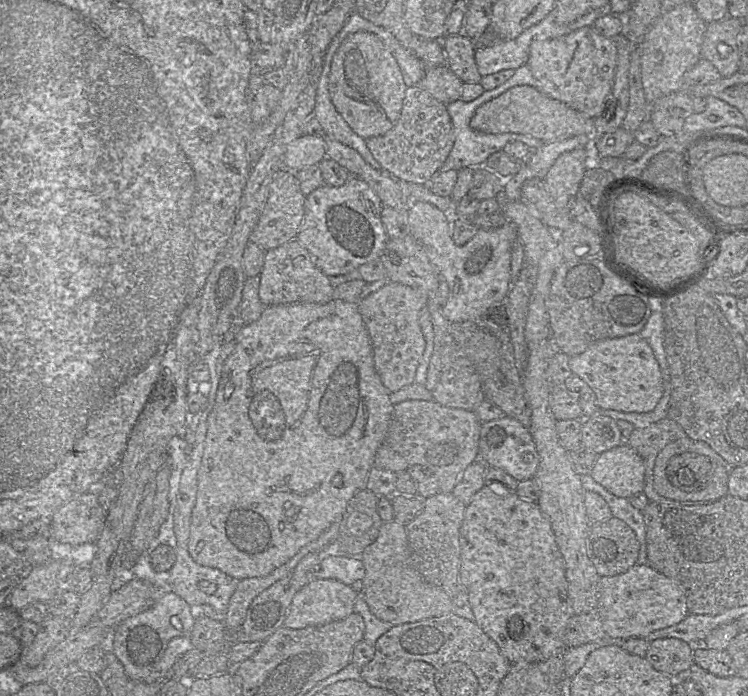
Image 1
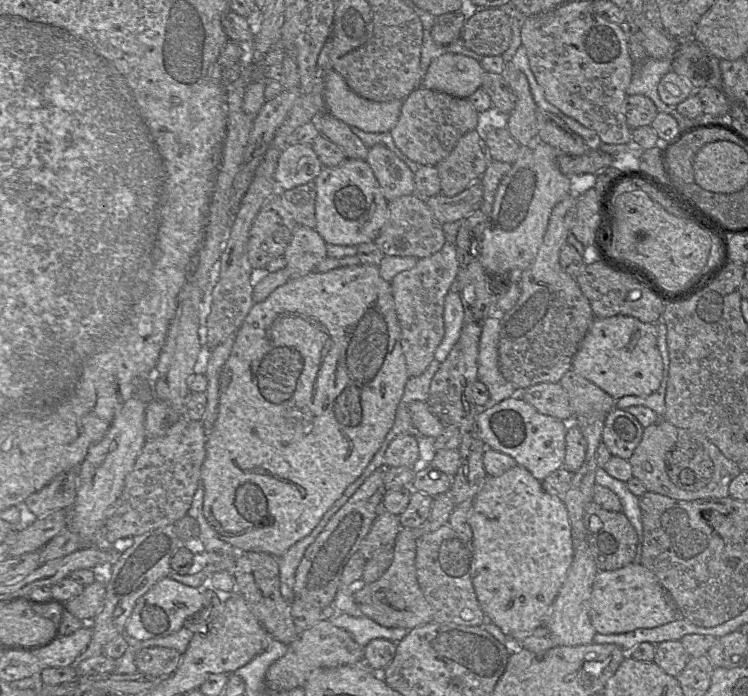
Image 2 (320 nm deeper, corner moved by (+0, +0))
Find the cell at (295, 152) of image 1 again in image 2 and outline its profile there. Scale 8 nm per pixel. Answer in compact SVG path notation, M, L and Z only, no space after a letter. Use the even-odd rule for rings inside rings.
M289 144L280 154L274 180L287 191L314 181L322 168L311 145Z

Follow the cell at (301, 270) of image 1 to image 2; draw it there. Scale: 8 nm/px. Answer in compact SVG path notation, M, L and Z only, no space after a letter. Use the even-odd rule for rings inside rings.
M299 225L294 230L283 258L291 278L315 272L316 266L327 257L326 243L314 228Z

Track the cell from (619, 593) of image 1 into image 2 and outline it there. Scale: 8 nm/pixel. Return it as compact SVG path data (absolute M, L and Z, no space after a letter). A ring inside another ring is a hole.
M630 563L614 571L598 571L590 595L590 619L599 634L628 633L639 628L655 628L679 617L662 585L655 575L641 563Z

